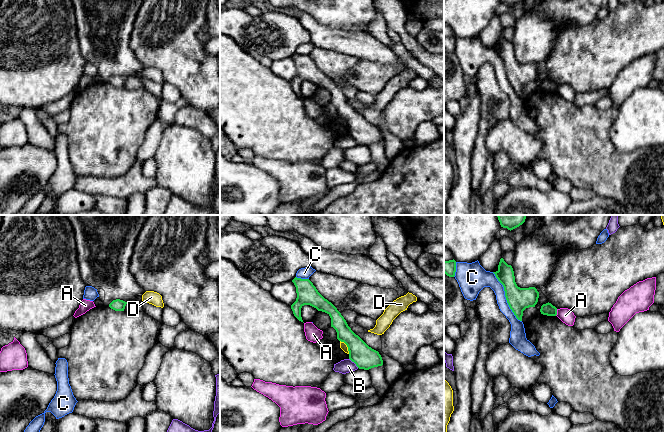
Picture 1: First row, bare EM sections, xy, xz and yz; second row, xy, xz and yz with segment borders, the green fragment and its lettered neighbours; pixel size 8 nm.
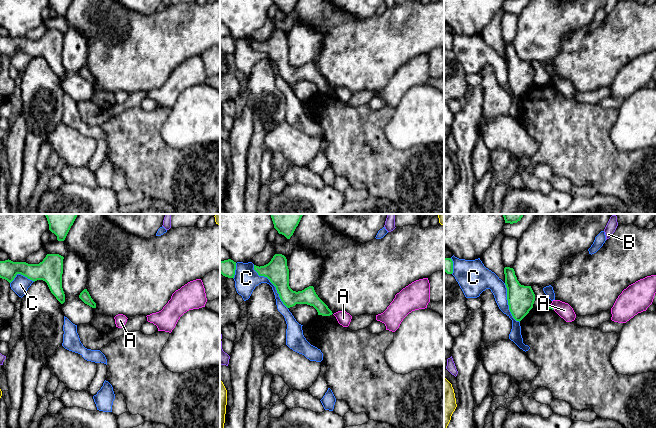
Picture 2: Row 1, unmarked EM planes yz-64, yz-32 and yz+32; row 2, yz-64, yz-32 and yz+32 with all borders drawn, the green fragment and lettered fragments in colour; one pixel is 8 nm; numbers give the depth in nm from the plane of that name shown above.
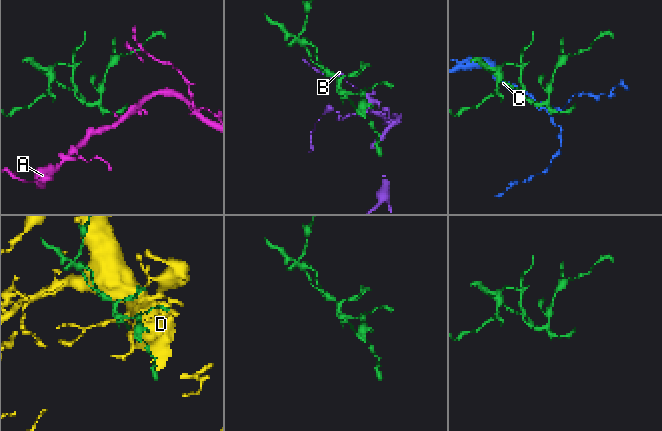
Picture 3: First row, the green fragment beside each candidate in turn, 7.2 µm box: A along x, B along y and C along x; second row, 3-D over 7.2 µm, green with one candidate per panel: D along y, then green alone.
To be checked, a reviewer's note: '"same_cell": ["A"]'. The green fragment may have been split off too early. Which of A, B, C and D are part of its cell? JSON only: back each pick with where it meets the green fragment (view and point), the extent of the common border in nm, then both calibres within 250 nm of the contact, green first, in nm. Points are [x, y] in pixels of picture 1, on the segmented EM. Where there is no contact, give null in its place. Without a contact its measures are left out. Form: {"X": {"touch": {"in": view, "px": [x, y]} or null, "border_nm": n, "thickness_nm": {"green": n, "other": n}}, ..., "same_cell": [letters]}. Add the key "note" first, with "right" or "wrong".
{"note": "wrong", "same_cell": []}

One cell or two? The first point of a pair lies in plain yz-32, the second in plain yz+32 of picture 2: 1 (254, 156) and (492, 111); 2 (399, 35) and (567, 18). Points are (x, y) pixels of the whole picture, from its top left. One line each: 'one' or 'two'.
1: one
2: two

